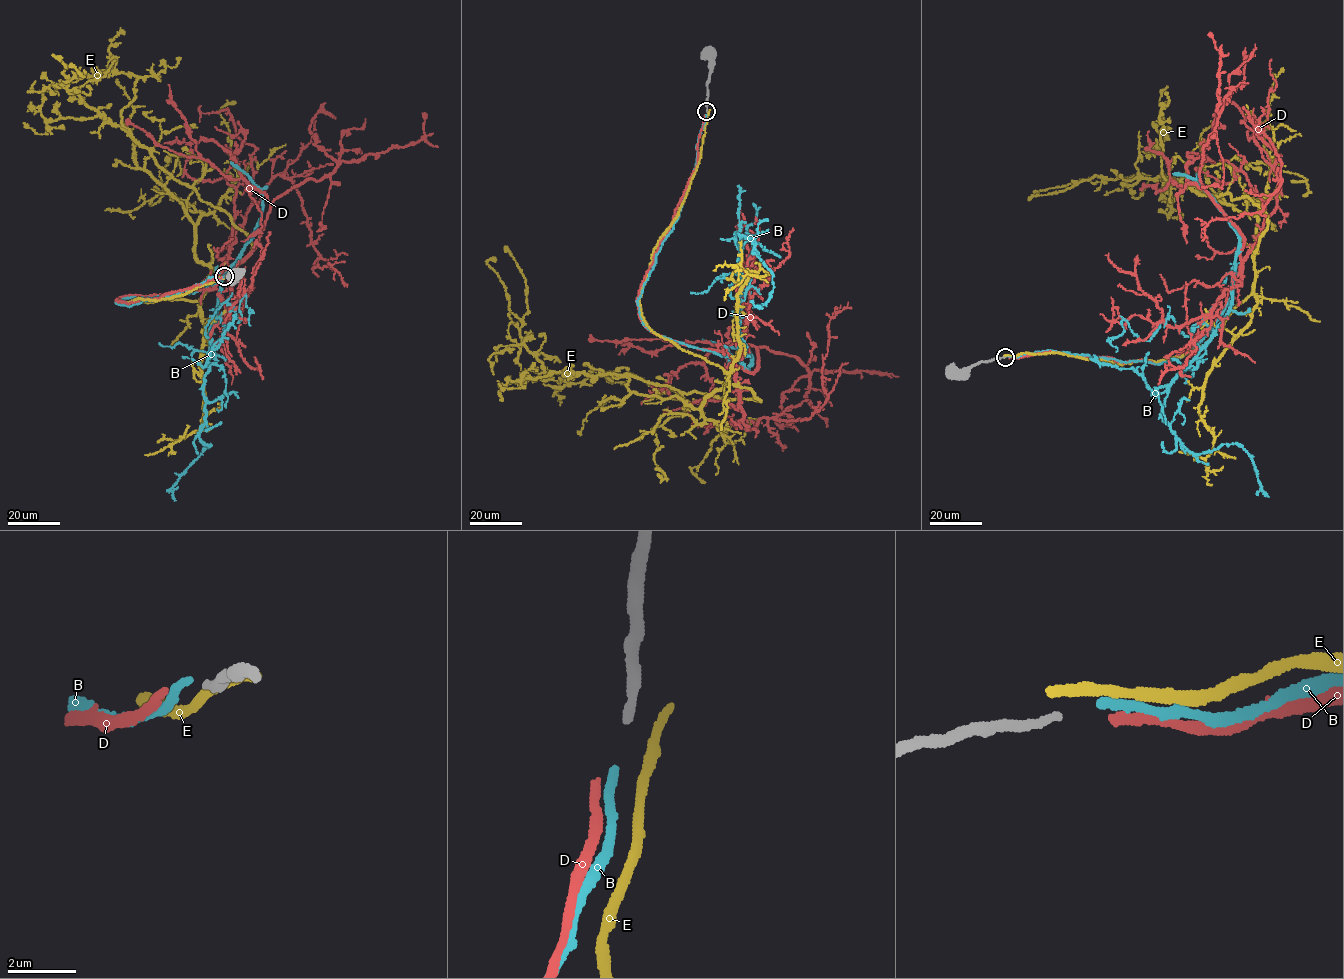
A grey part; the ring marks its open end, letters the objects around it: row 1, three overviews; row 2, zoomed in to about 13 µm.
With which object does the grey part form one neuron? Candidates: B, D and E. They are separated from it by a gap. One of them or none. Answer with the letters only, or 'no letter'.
B

